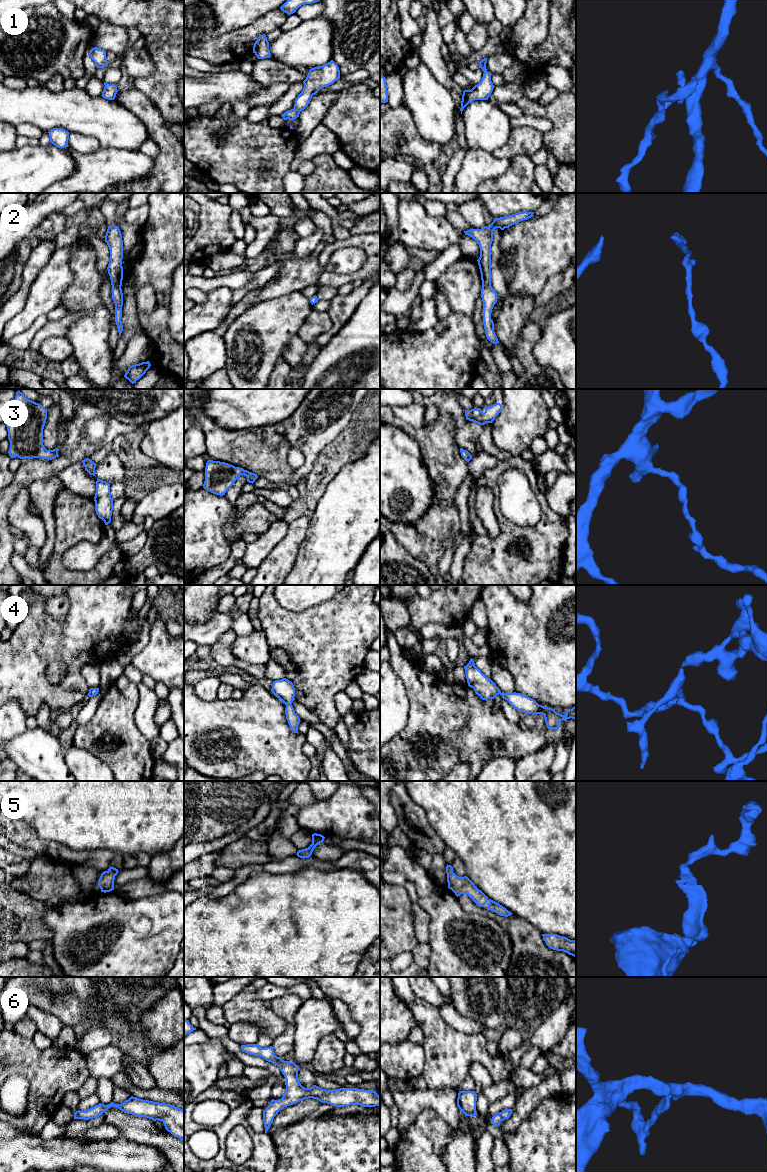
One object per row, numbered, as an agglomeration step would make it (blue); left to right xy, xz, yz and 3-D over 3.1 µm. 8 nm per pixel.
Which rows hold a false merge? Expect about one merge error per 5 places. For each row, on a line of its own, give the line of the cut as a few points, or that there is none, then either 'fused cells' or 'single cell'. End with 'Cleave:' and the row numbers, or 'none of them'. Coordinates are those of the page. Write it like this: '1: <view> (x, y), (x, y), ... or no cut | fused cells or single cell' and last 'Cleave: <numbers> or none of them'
1: no cut | single cell
2: no cut | single cell
3: no cut | single cell
4: no cut | single cell
5: no cut | single cell
6: no cut | single cell
Cleave: none of them

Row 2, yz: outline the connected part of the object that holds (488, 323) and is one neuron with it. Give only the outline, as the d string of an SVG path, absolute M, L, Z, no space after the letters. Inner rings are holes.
M518 212L506 217L494 218L490 226L481 229L470 229L464 231L465 235L472 237L480 248L480 257L477 260L482 280L481 298L483 301L483 323L487 339L493 343L499 343L494 332L494 322L491 313L497 302L497 293L491 286L491 244L493 241L493 231L496 228L504 230L510 226L533 217L534 212Z

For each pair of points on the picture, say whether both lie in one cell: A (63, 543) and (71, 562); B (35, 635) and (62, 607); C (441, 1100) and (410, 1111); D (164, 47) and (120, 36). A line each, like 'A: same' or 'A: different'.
A: different
B: different
C: same
D: different

